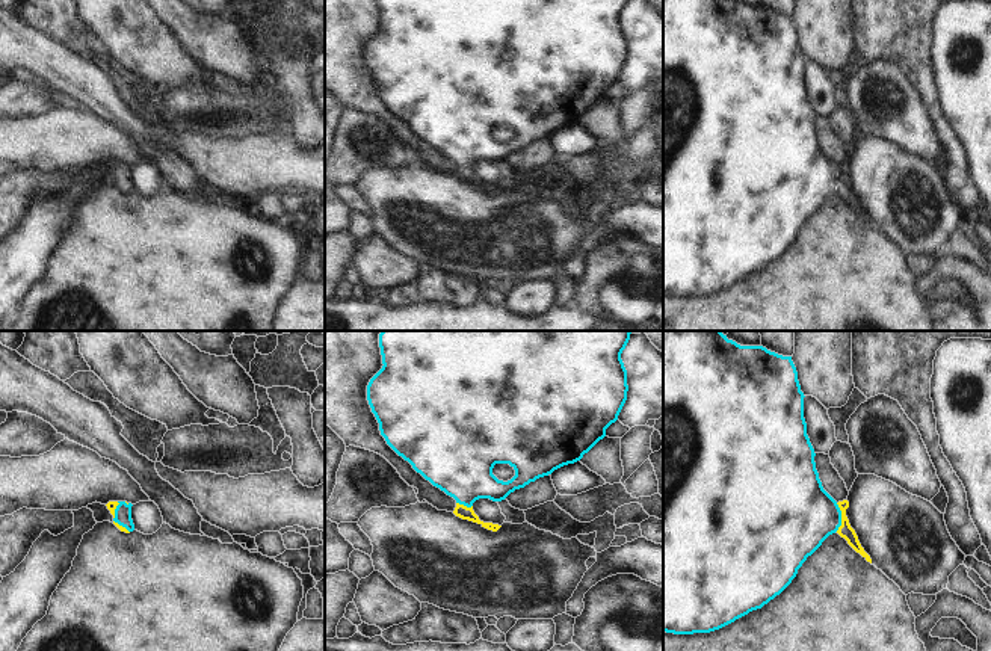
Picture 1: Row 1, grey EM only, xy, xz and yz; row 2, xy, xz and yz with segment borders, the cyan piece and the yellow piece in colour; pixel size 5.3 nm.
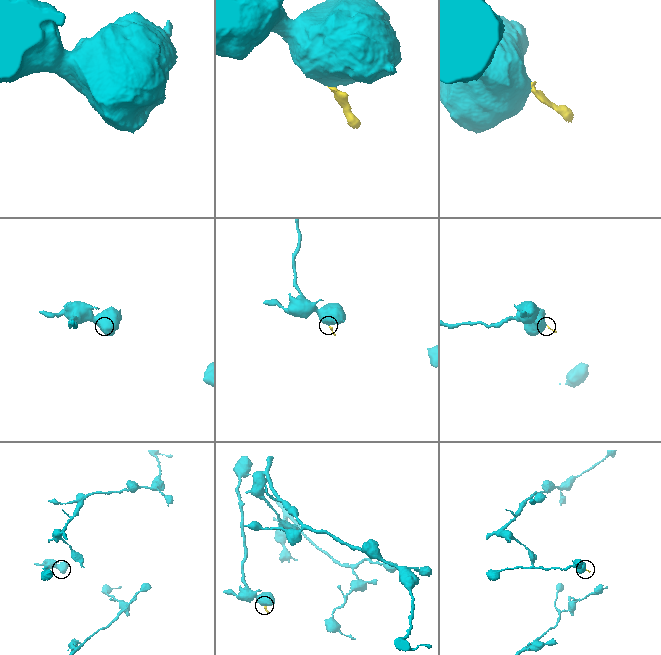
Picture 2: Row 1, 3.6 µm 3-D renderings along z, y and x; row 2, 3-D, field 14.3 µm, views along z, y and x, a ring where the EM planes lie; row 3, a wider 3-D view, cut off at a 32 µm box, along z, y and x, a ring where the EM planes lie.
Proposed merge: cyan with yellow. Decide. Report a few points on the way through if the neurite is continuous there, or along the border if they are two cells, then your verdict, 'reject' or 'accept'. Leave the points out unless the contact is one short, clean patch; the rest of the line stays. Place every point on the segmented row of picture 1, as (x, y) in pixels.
way yz (793, 514), (840, 517), (840, 524), (845, 530); accept

